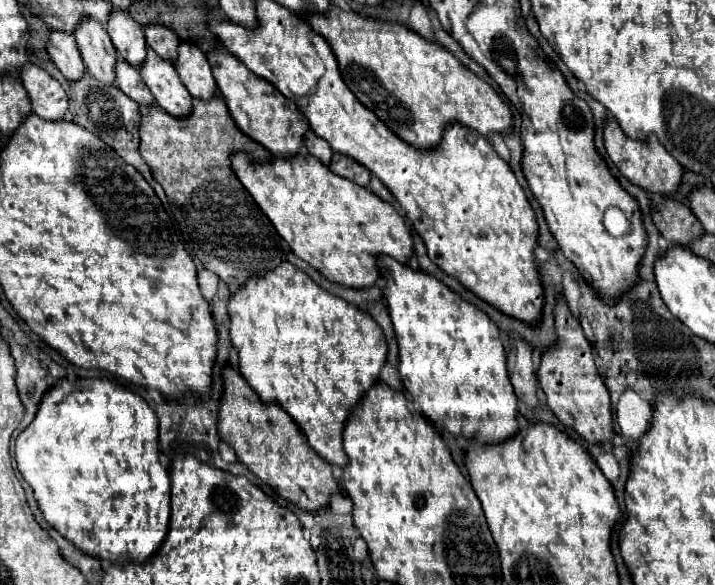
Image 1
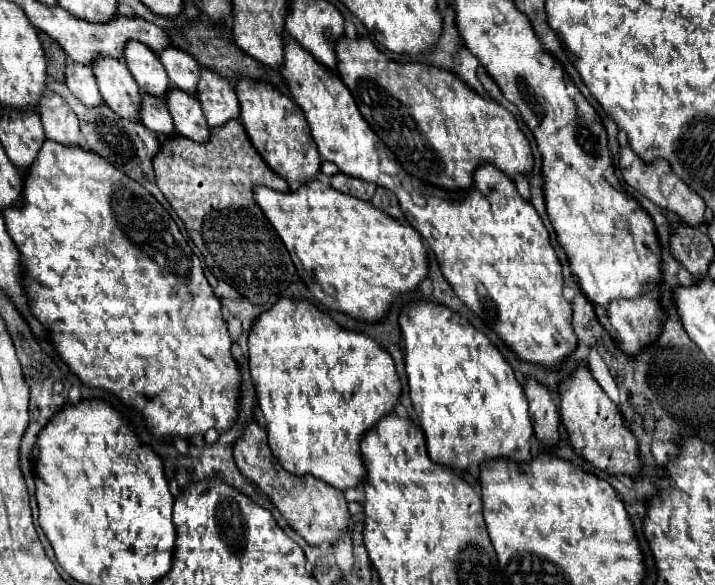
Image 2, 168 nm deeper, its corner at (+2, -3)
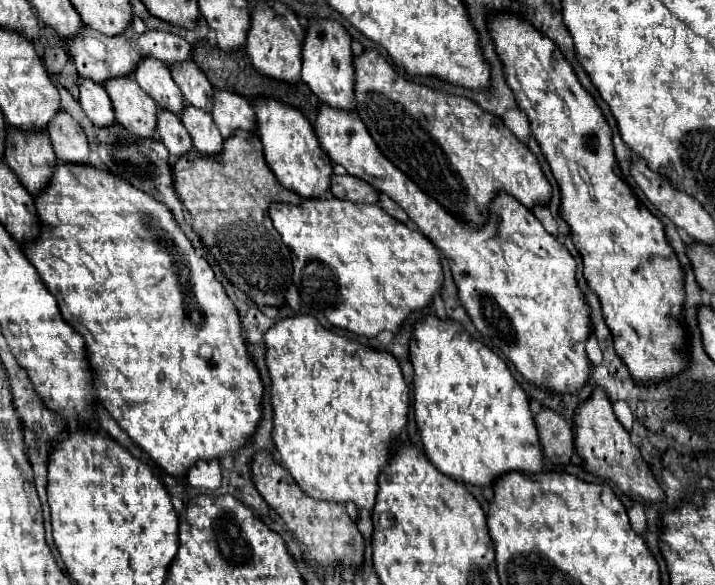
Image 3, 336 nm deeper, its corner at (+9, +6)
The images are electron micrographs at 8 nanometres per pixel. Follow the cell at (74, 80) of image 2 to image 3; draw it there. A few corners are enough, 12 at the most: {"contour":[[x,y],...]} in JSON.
{"contour":[[78,78],[80,106],[98,124],[114,122],[106,90],[88,78]]}

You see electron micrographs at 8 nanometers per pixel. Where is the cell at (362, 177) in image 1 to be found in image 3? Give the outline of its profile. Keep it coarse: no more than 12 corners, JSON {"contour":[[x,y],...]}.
{"contour":[[332,176],[330,192],[342,200],[376,204],[378,192],[356,176]]}

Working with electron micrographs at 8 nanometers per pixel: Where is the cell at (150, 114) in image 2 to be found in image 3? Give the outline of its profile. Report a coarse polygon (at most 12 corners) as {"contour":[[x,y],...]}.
{"contour":[[158,108],[156,132],[172,158],[194,150],[174,112]]}

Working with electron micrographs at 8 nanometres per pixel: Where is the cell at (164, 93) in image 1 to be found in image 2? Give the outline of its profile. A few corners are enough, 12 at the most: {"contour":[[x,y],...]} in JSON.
{"contour":[[179,89],[167,93],[175,129],[197,143],[211,129],[197,99]]}

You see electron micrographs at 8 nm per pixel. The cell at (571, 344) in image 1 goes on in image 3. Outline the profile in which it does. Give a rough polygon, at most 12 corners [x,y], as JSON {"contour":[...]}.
{"contour":[[600,386],[574,410],[584,470],[664,496]]}

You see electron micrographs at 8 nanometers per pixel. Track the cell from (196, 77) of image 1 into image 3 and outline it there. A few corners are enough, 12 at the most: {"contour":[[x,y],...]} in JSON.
{"contour":[[214,90],[210,114],[222,136],[256,130],[244,96]]}

